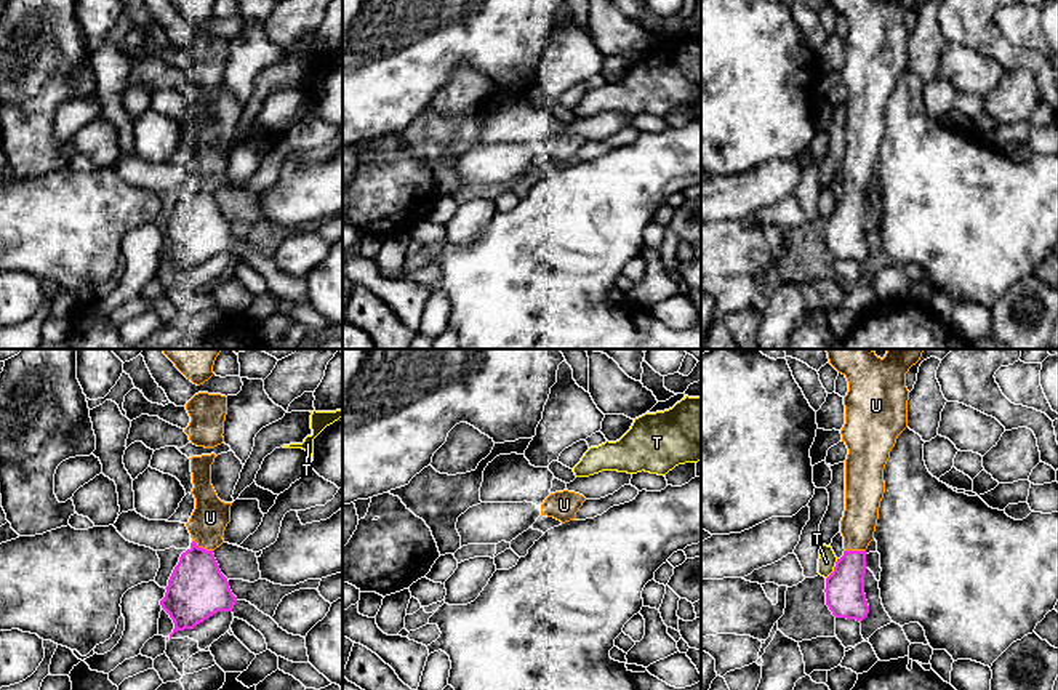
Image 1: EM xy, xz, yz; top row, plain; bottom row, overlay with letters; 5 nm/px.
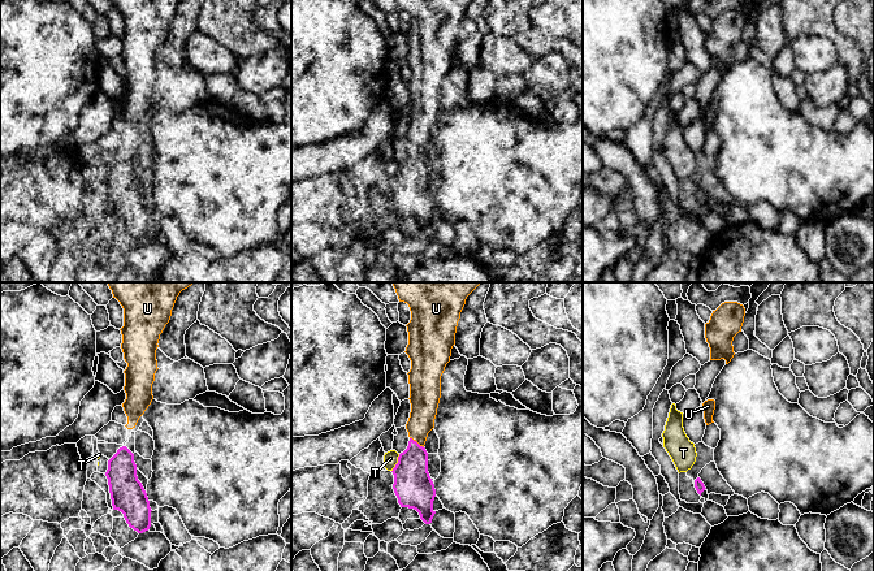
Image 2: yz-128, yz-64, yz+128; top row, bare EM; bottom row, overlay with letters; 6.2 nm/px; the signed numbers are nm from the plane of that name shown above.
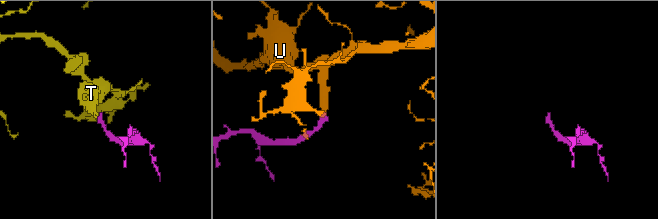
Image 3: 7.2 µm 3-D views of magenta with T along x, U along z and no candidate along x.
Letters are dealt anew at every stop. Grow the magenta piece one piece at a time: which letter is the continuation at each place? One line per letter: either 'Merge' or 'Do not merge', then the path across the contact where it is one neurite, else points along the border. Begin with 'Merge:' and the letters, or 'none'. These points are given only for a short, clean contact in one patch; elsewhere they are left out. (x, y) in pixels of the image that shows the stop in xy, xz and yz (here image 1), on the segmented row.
Merge: U
T: Do not merge
U: Merge

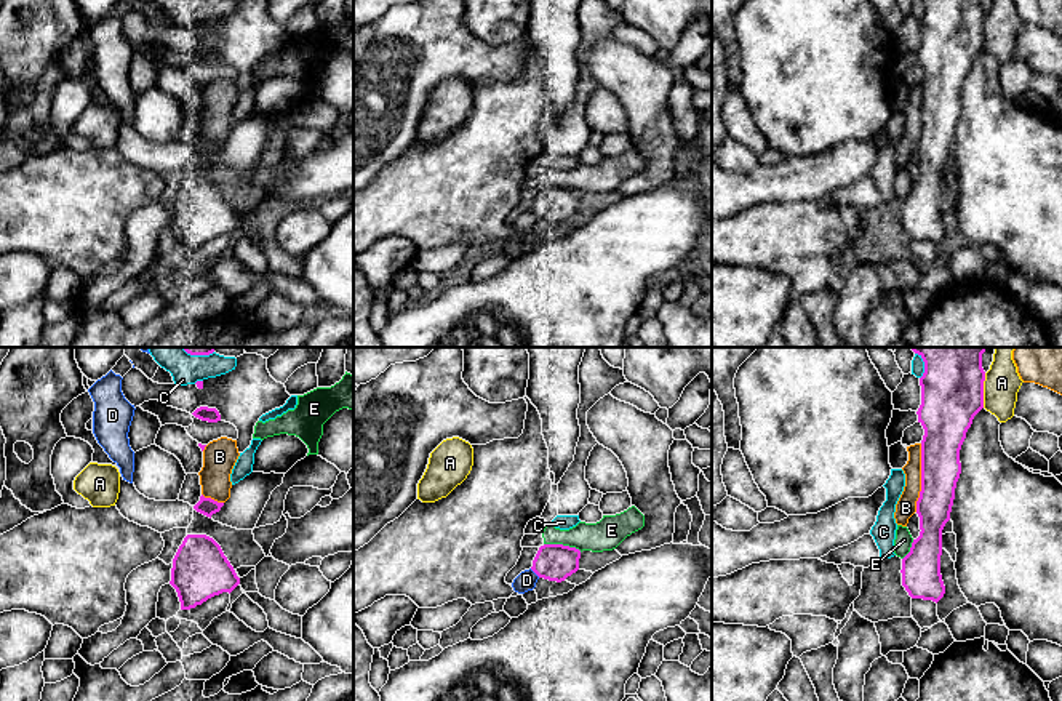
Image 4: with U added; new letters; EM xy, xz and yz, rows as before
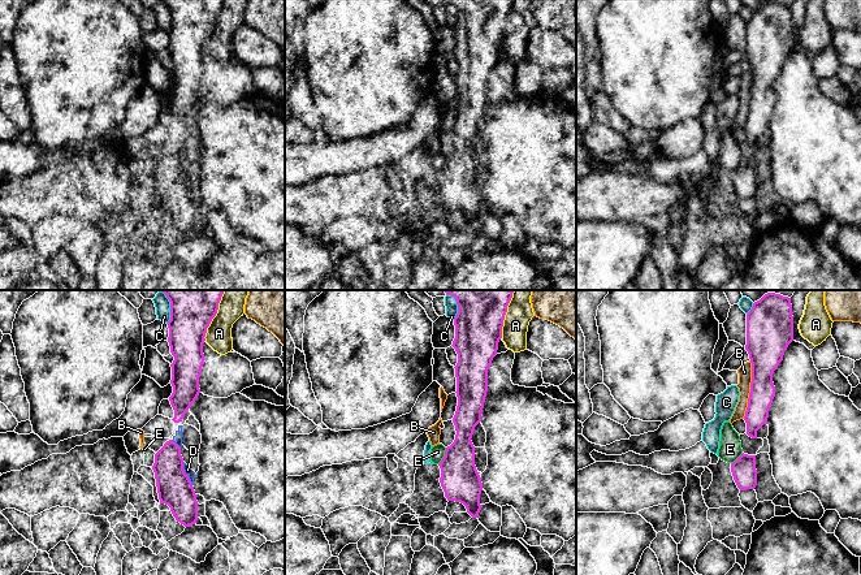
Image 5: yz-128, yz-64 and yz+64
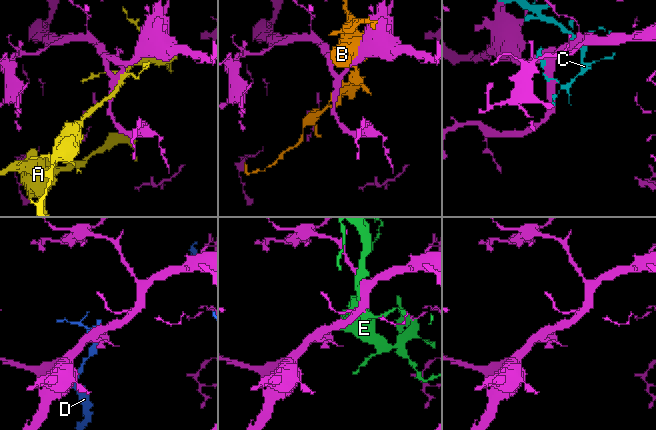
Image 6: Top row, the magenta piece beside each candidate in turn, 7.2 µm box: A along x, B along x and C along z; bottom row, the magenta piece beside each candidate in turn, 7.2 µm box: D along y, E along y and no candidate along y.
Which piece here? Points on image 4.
Merge: none
A: Do not merge
B: Do not merge
C: Do not merge
D: Do not merge
E: Do not merge

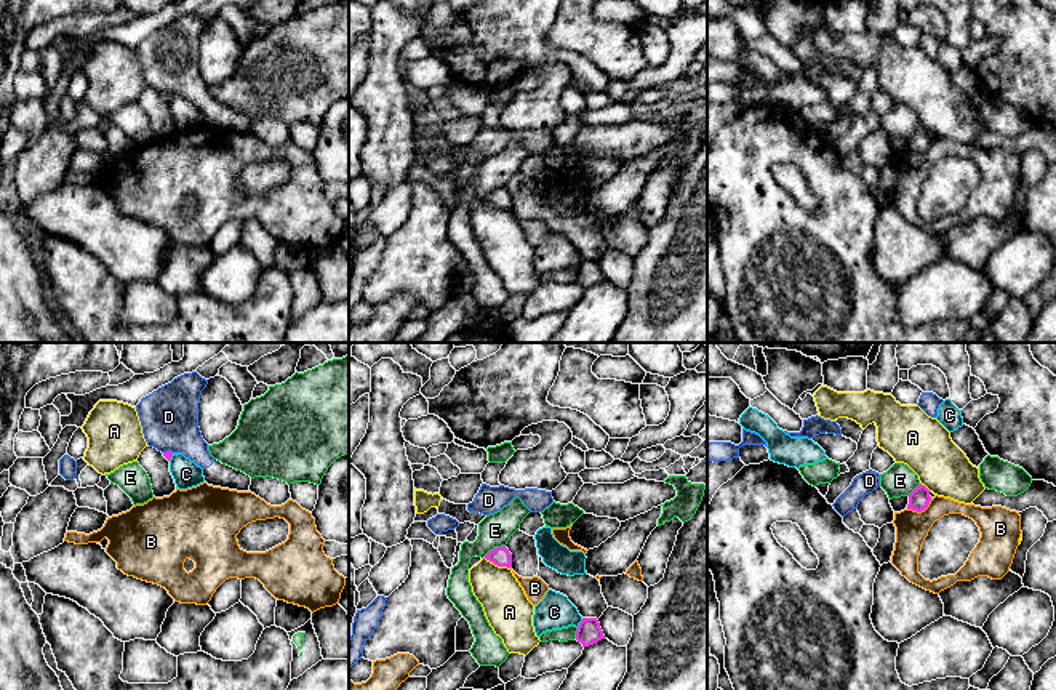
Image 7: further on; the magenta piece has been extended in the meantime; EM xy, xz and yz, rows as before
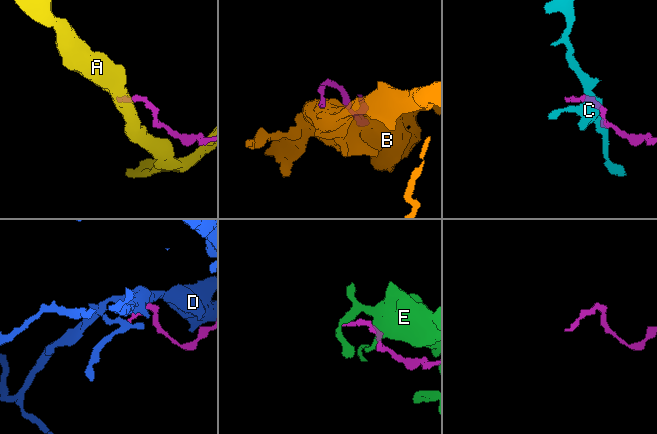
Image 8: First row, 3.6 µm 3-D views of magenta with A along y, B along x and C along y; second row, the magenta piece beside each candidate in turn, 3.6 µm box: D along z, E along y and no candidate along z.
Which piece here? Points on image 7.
Merge: none
A: Do not merge. Boundary: xz (484, 557), (509, 569)
B: Do not merge
C: Do not merge
D: Do not merge
E: Do not merge

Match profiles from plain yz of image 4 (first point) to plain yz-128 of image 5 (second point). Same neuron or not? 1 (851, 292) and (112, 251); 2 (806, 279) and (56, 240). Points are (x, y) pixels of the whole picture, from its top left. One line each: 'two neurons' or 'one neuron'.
1: one neuron
2: one neuron

